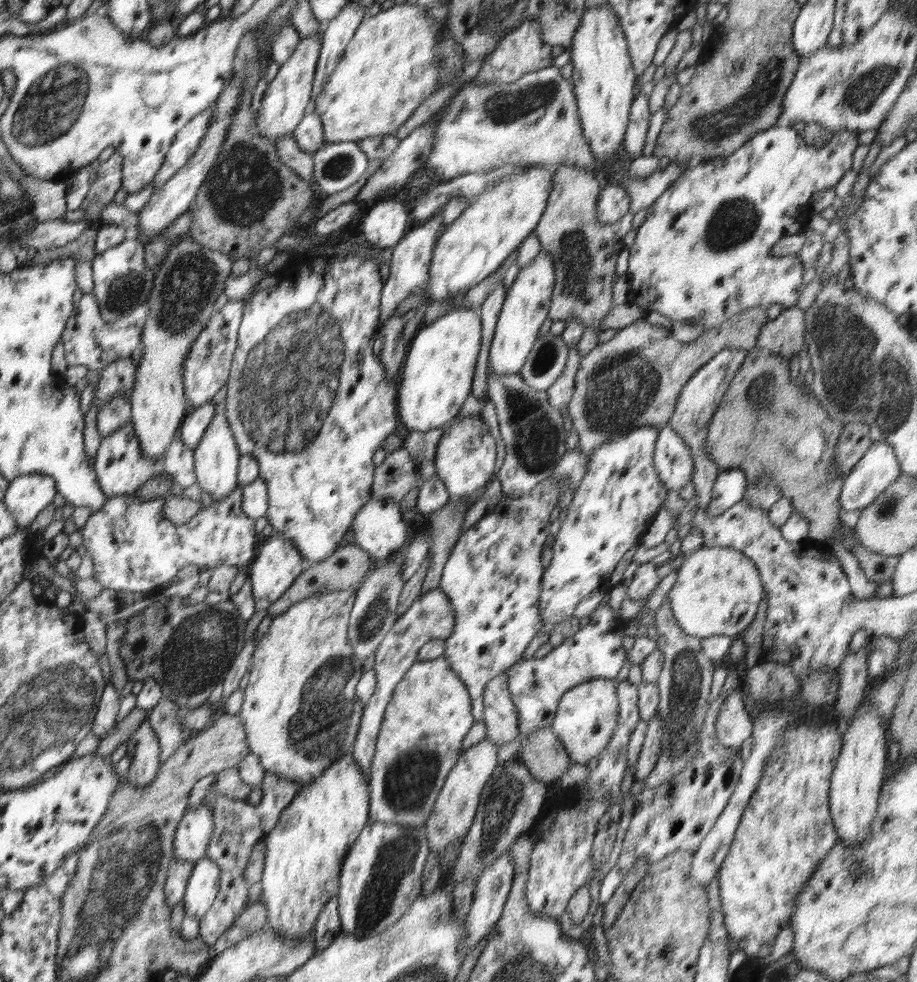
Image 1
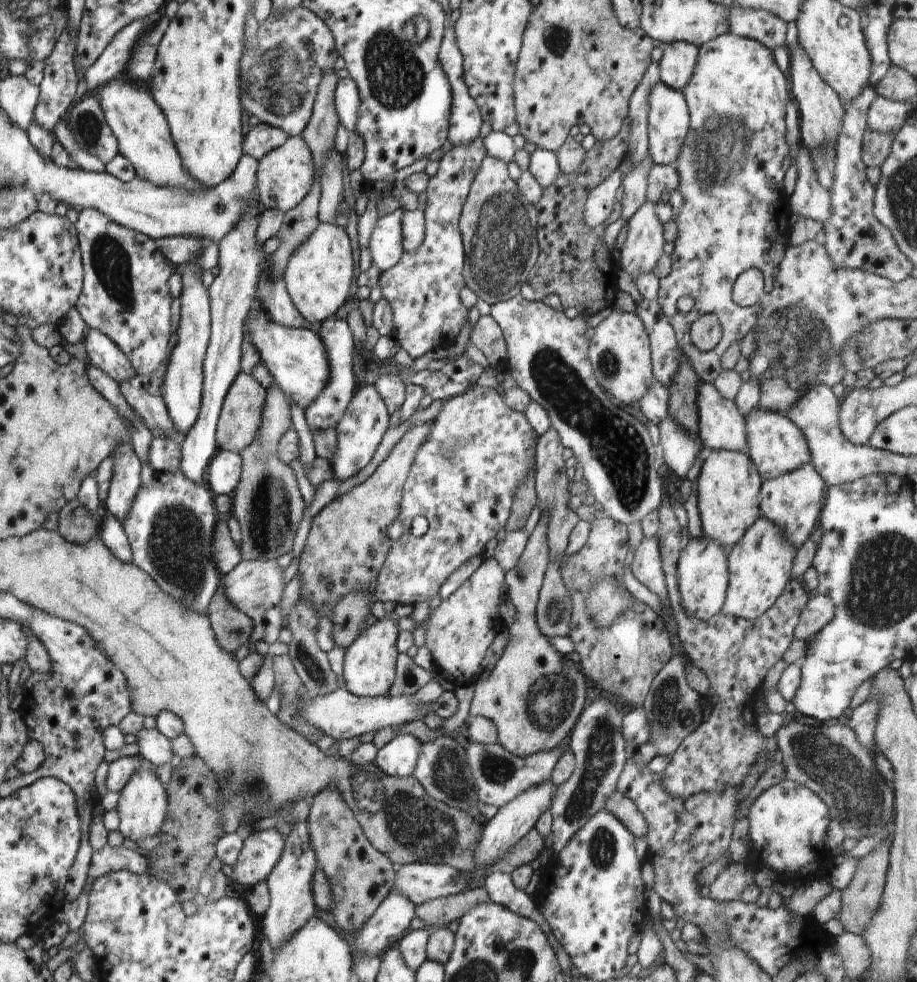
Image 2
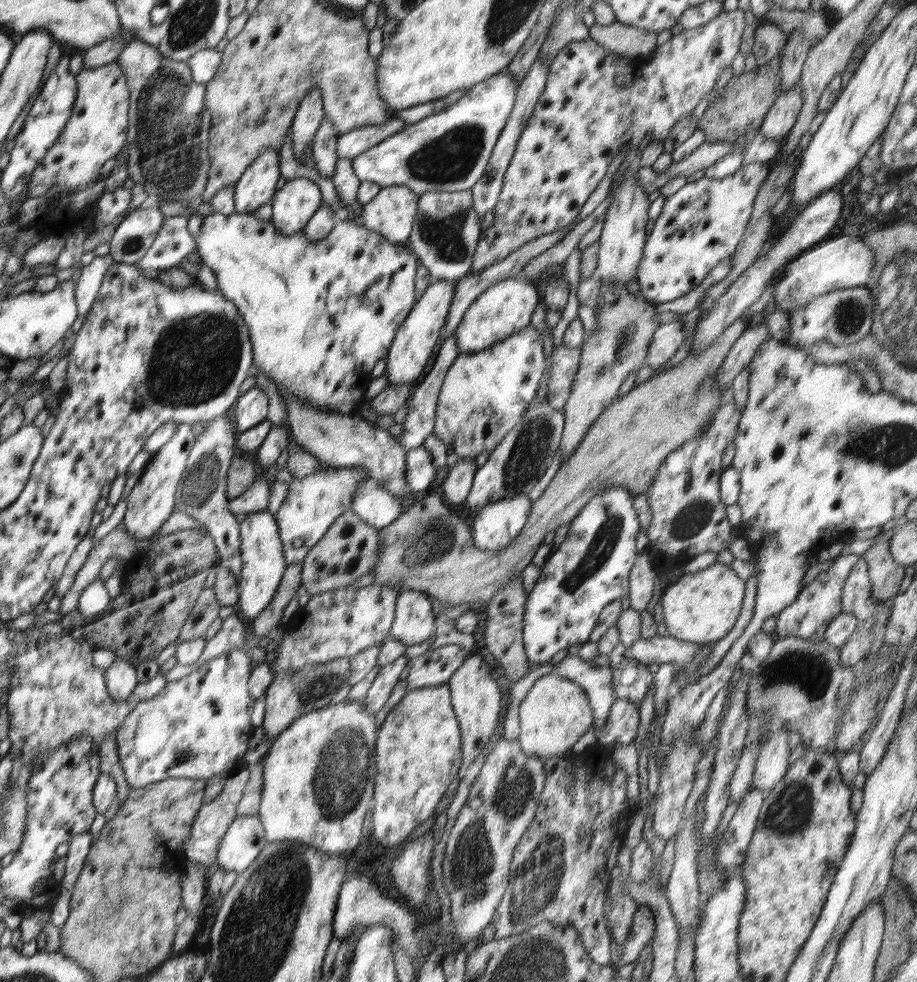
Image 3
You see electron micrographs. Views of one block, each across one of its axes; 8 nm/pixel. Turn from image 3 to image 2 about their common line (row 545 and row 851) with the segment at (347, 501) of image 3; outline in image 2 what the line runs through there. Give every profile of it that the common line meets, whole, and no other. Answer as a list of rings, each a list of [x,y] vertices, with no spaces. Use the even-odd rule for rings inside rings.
[[[306,820],[296,822],[292,826],[292,832],[286,838],[284,850],[276,866],[265,880],[269,890],[269,906],[262,916],[262,931],[264,940],[270,942],[272,950],[278,950],[280,946],[286,944],[310,918],[318,914],[317,906],[312,898],[312,876],[317,865],[318,858],[310,844],[308,824]]]

